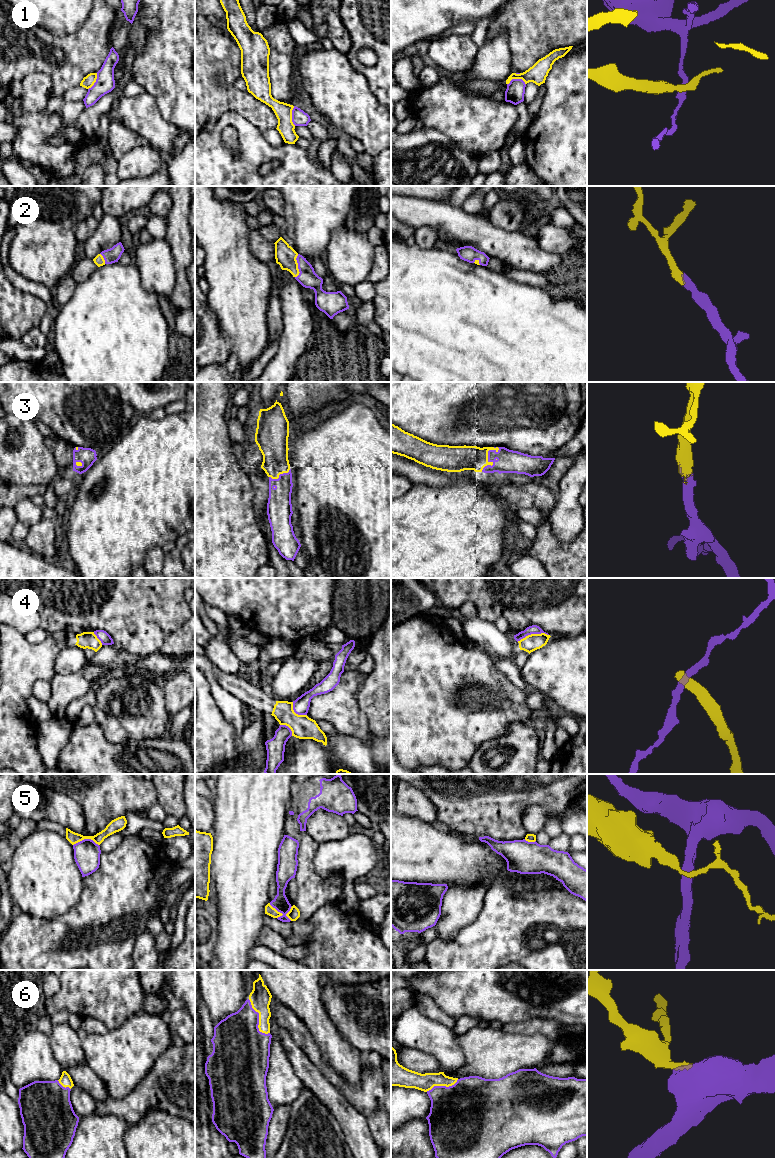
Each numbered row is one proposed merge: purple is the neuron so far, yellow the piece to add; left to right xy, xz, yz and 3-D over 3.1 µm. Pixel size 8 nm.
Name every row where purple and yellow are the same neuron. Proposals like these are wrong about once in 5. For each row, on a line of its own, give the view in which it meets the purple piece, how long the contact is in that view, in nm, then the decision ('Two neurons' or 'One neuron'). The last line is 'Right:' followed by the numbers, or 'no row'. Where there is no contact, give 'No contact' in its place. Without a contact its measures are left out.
1: Touches purple in yz. Shared border 150 nm. Two neurons
2: Touches purple in xz. Shared border 190 nm. One neuron
3: Touches purple in yz. Shared border 240 nm. One neuron
4: Touches purple in yz. Shared border 260 nm. Two neurons
5: Touches purple in xy. Shared border 200 nm. Two neurons
6: Touches purple in xz. Shared border 320 nm. One neuron
Right: 2, 3, 6

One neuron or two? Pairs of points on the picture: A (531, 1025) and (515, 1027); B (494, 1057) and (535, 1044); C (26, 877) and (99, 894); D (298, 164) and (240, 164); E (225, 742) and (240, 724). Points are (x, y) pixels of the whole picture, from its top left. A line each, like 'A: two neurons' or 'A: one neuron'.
A: one neuron
B: one neuron
C: two neurons
D: one neuron
E: two neurons

